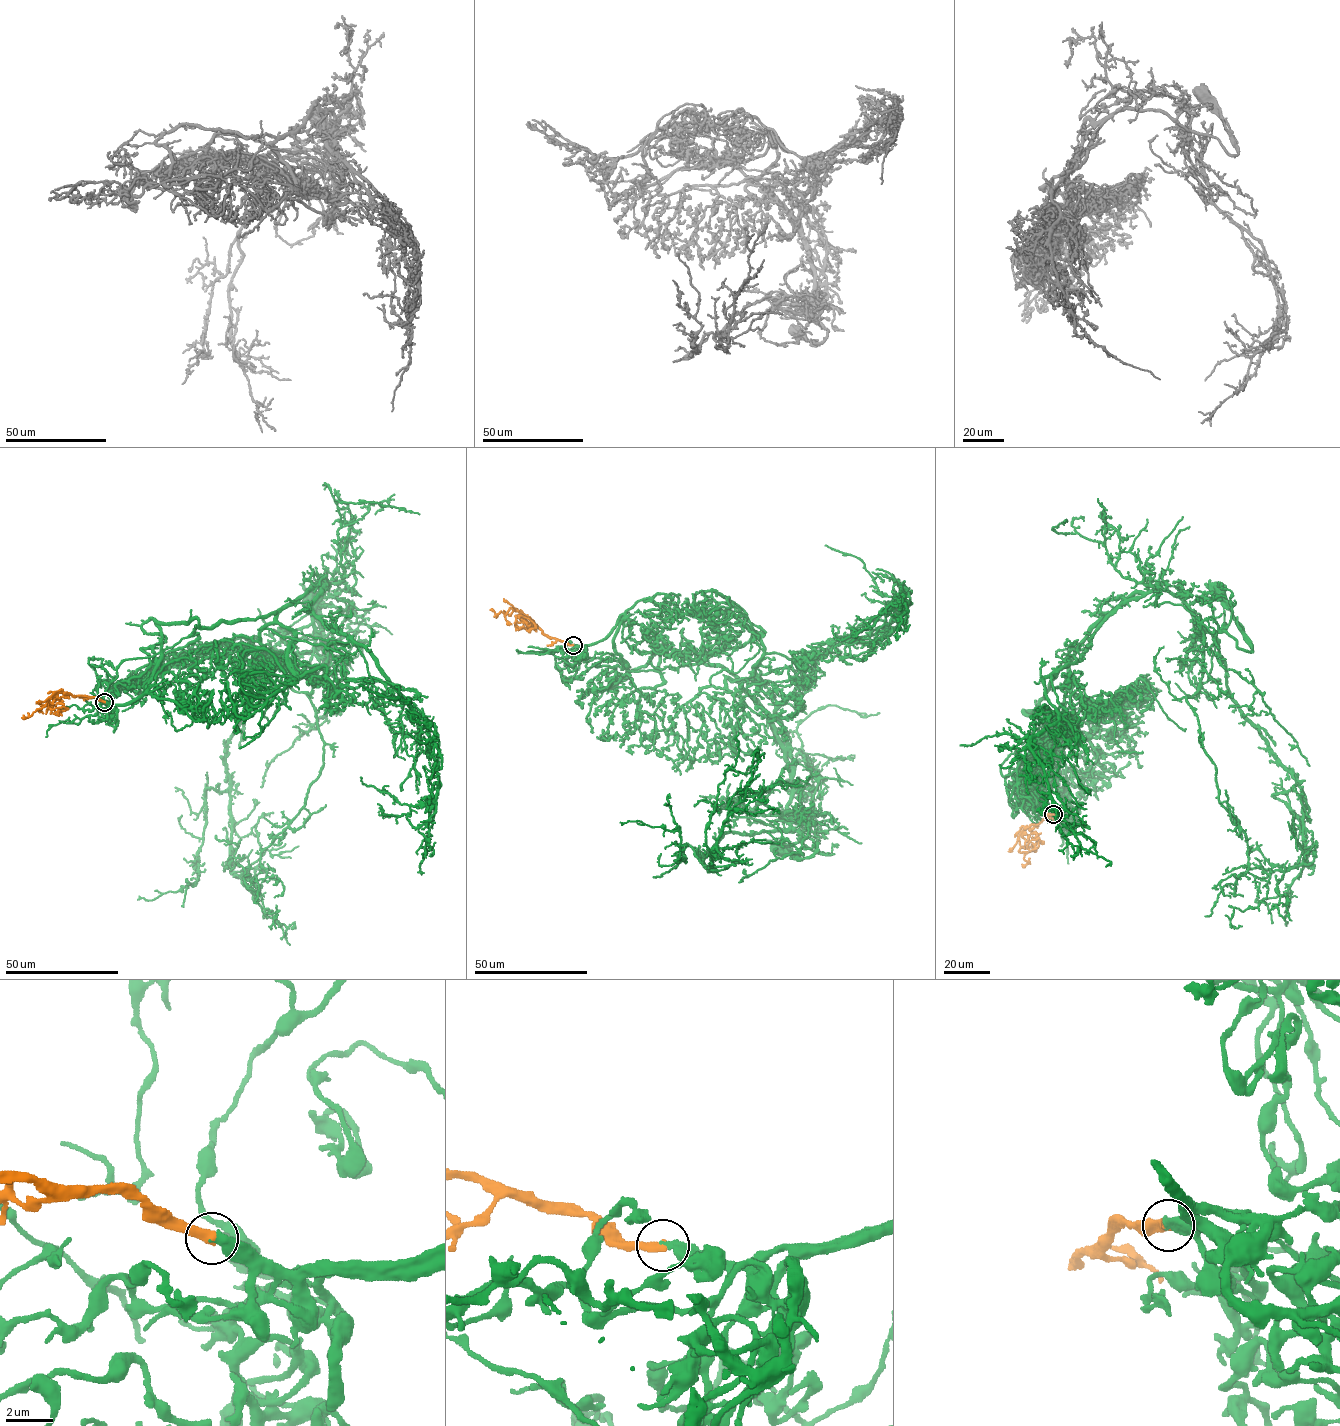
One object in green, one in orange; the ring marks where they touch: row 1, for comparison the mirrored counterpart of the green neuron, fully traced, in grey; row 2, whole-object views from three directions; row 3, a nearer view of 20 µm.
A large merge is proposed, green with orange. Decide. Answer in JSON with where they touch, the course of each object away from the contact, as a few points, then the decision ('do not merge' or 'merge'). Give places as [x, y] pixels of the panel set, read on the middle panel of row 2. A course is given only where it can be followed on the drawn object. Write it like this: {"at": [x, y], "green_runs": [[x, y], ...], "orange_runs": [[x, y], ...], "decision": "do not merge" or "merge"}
{"at": [573, 645], "green_runs": [[573, 645], [576, 662], [645, 671], [671, 647], [733, 673], [783, 746], [782, 818], [817, 843], [780, 848]], "orange_runs": [[573, 645], [547, 637], [535, 624], [516, 615], [518, 622], [526, 623], [530, 629], [526, 630]], "decision": "merge"}

